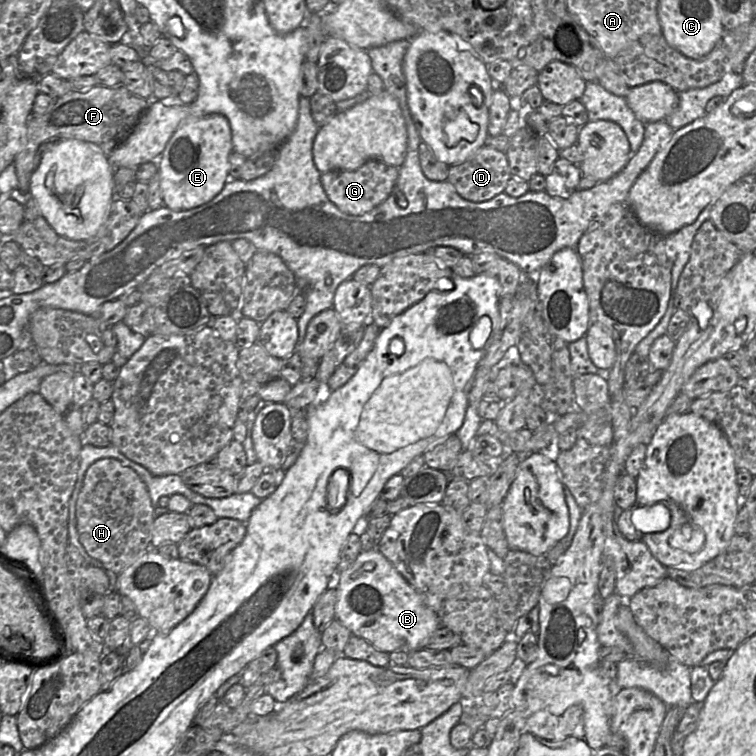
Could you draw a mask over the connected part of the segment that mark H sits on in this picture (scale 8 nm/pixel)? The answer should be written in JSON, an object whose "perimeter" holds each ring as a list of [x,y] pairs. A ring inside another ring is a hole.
{"perimeter":[[[102,458],[86,471],[76,503],[77,531],[86,553],[119,575],[151,546],[154,508],[146,484],[115,458]]]}

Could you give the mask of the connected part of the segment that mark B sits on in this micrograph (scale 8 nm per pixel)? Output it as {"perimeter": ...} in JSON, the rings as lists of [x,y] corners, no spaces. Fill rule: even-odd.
{"perimeter":[[[362,550],[355,562],[347,570],[339,573],[336,592],[335,620],[348,628],[352,635],[367,640],[380,651],[387,653],[406,652],[408,654],[424,649],[427,639],[441,627],[438,613],[427,606],[421,594],[379,551]]]}

